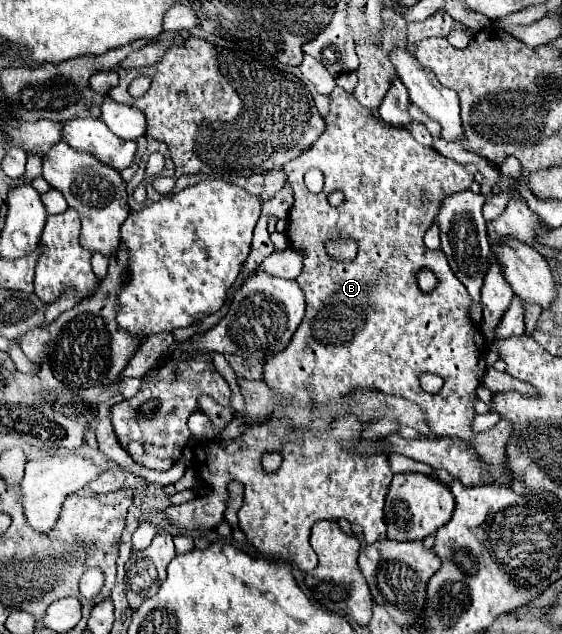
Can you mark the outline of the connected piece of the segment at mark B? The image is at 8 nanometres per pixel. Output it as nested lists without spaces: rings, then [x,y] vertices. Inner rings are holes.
[[[336,87],[330,93],[330,101],[330,113],[324,117],[324,133],[306,151],[282,167],[288,177],[286,181],[294,189],[294,205],[290,209],[290,223],[286,233],[292,247],[304,253],[304,269],[296,281],[306,297],[306,315],[290,339],[290,345],[266,363],[264,381],[280,395],[286,395],[290,405],[278,417],[246,427],[240,439],[212,441],[212,445],[210,441],[200,443],[194,449],[192,469],[212,489],[212,495],[200,495],[186,505],[172,505],[164,511],[168,521],[180,531],[214,529],[224,519],[228,483],[232,479],[240,481],[244,483],[244,503],[238,511],[238,523],[246,539],[262,555],[288,561],[302,571],[316,567],[316,555],[310,547],[310,529],[320,519],[336,521],[344,517],[350,523],[360,523],[364,527],[366,543],[386,539],[382,509],[388,485],[392,481],[388,459],[386,455],[358,457],[348,453],[342,445],[360,441],[364,423],[354,415],[330,415],[330,411],[336,409],[338,399],[350,395],[354,389],[378,389],[382,393],[398,395],[416,403],[426,413],[426,423],[434,437],[458,437],[474,447],[480,463],[484,465],[482,469],[490,475],[492,483],[506,483],[512,475],[506,463],[506,445],[512,435],[512,423],[500,421],[486,433],[476,433],[472,429],[476,415],[476,387],[482,383],[482,375],[486,371],[486,349],[480,341],[486,339],[468,317],[470,295],[452,273],[444,253],[440,249],[428,249],[422,241],[426,229],[434,223],[444,197],[470,189],[474,175],[470,175],[464,165],[442,157],[430,147],[420,145],[406,129],[382,127],[378,119],[370,111],[362,109],[354,95],[346,93],[344,89]],[[314,167],[324,173],[322,193],[312,193],[304,185],[304,173]],[[334,189],[344,193],[344,201],[338,207],[332,207],[326,201],[326,195]],[[330,239],[354,239],[358,243],[358,255],[354,261],[332,259],[324,249],[324,241]],[[420,269],[430,269],[438,277],[434,291],[422,293],[418,289],[416,275]],[[420,373],[440,375],[444,379],[440,393],[426,393],[418,381]],[[264,451],[282,453],[284,461],[276,473],[266,473],[262,469],[260,455]]]

